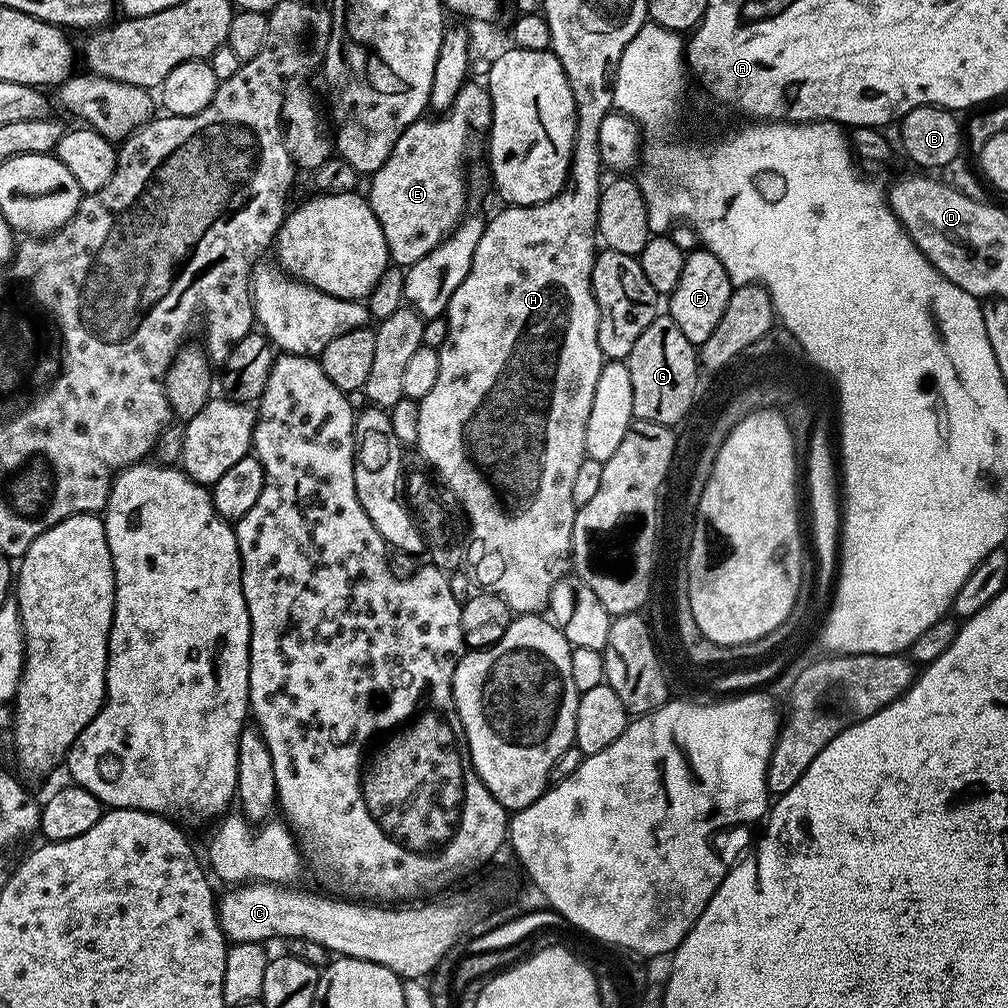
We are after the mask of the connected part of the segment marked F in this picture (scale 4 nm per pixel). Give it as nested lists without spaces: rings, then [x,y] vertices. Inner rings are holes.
[[[707,250],[689,251],[684,258],[682,278],[678,278],[678,286],[670,293],[666,308],[672,321],[686,334],[693,346],[699,346],[714,334],[714,326],[718,326],[718,318],[722,318],[722,310],[726,310],[726,302],[730,302],[730,294],[734,287],[732,279],[726,274],[726,266],[718,262],[714,253]]]

